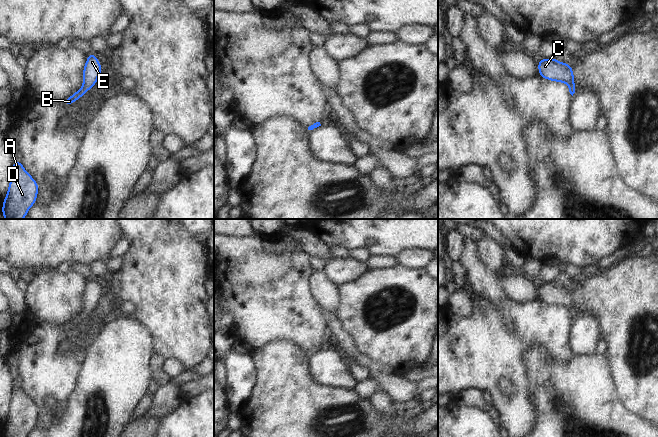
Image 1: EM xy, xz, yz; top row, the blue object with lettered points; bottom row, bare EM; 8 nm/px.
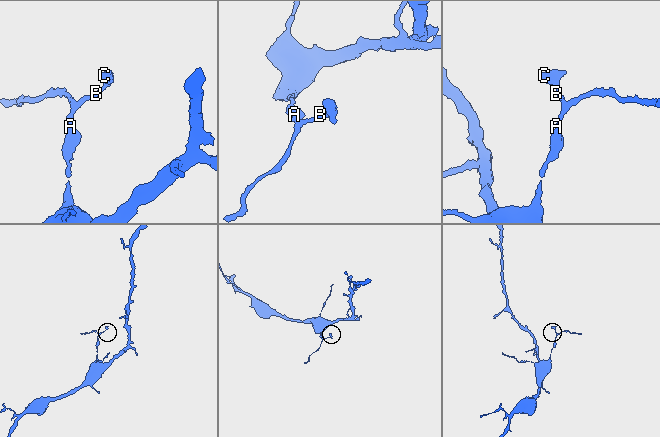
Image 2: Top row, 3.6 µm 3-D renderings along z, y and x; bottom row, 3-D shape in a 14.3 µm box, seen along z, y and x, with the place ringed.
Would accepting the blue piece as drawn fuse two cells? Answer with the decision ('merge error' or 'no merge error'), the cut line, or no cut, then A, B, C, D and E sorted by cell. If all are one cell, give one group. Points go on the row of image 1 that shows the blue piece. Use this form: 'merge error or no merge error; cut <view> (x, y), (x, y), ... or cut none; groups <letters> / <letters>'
no merge error; cut none; groups A B C D E

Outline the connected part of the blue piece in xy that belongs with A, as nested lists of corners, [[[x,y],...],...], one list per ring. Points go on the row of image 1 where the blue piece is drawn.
[[[21,160],[13,162],[12,175],[2,213],[5,219],[23,219],[37,199],[38,184],[24,169]]]

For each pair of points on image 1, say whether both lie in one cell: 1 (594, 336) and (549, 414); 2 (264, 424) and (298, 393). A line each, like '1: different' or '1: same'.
1: different
2: same

